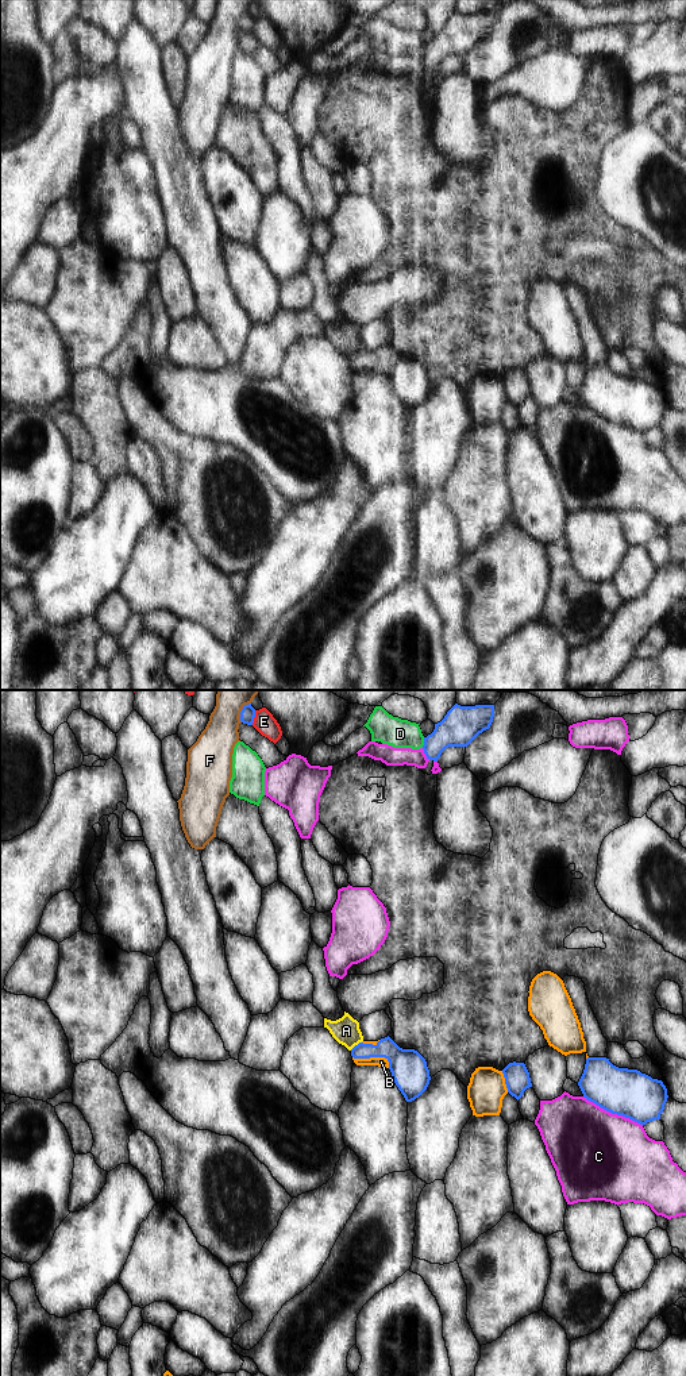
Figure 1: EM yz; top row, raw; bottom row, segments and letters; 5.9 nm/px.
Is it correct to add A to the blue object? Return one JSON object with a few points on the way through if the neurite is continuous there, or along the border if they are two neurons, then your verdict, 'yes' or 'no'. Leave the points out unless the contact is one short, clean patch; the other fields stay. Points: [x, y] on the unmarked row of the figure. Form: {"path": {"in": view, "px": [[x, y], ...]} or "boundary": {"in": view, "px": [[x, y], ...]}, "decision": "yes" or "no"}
{"boundary": {"in": "yz", "px": [[361, 350], [350, 358]]}, "decision": "no"}

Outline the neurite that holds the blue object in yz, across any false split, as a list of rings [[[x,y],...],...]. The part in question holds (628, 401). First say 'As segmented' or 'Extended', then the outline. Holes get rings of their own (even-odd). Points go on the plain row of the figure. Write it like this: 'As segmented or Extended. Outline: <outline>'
As segmented. Outline: [[[587,366],[578,394],[587,409],[640,433],[660,428],[668,406],[662,389],[618,377],[606,366]]]

